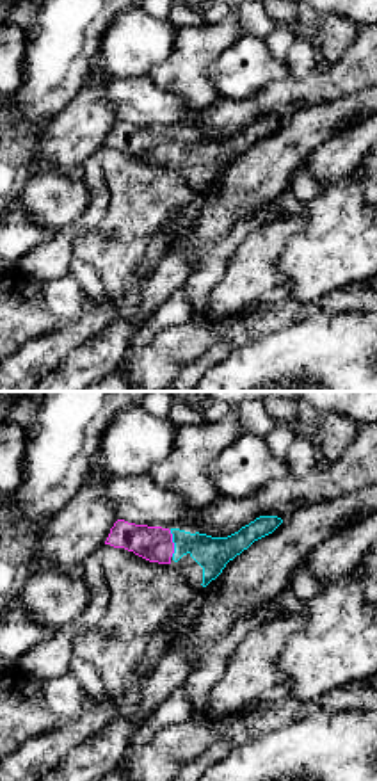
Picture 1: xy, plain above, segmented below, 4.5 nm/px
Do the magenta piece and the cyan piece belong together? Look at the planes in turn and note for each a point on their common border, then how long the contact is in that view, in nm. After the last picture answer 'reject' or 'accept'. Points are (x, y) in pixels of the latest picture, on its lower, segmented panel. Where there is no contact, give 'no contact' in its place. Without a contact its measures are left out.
(173, 543) | 120 nm

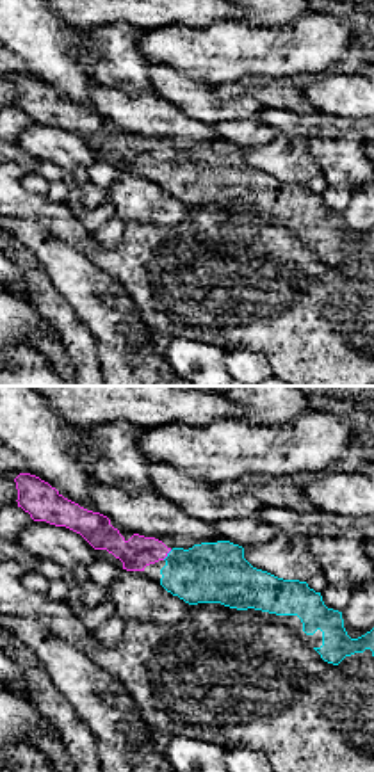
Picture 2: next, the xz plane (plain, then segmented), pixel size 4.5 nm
(166, 555) | 60 nm

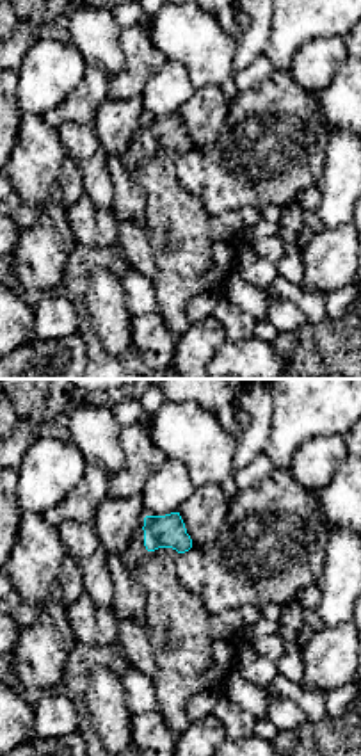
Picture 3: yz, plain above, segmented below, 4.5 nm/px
no contact

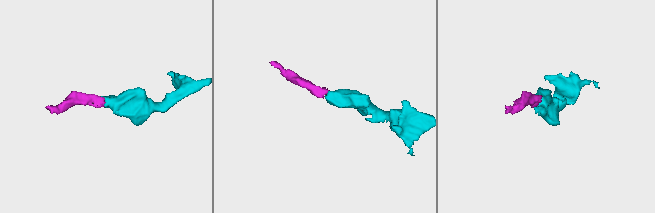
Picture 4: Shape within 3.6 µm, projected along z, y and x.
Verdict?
accept

